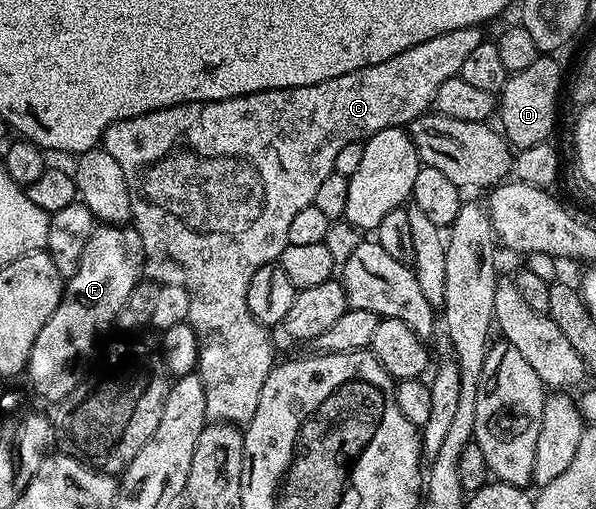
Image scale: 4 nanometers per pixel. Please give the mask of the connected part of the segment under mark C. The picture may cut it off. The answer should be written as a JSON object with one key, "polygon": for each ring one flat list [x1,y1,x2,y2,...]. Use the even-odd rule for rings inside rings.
{"polygon":[[481,27,452,30,448,34,428,38,428,42,420,42,416,46,396,54,396,58,388,58,388,62,376,62,376,66,364,66,360,70,340,74,340,78,328,78,328,82,316,82,312,86,300,86,299,88,277,88,227,100,201,100,191,104,174,104,170,108,152,110,148,114,140,114,136,118,128,118,108,126,100,144,108,154,112,154,116,158,121,169,124,170,124,177,127,179,130,191,132,226,140,234,142,243,145,275,159,286,163,284,184,286,184,290,188,290,190,295,188,322,196,330,198,339,196,374,204,382,207,421,245,426,250,423,252,414,256,414,256,406,260,403,260,390,264,390,264,382,270,371,274,369,276,357,274,357,274,344,270,341,271,329,256,318,252,318,252,314,248,310,248,285,252,283,252,274,256,274,256,270,260,270,260,266,275,263,281,257,288,244,288,229,290,229,292,217,300,210,304,210,304,206,314,203,316,190,320,190,324,178,328,178,335,172,336,154,340,154,340,150,344,150,344,146,365,141,366,137,385,128,409,126,413,120,417,120,419,116,423,115,433,105,436,90,440,90,440,85,448,82,448,78,459,75,468,54,472,54,472,50,476,50,476,46,484,43,482,32]]}

